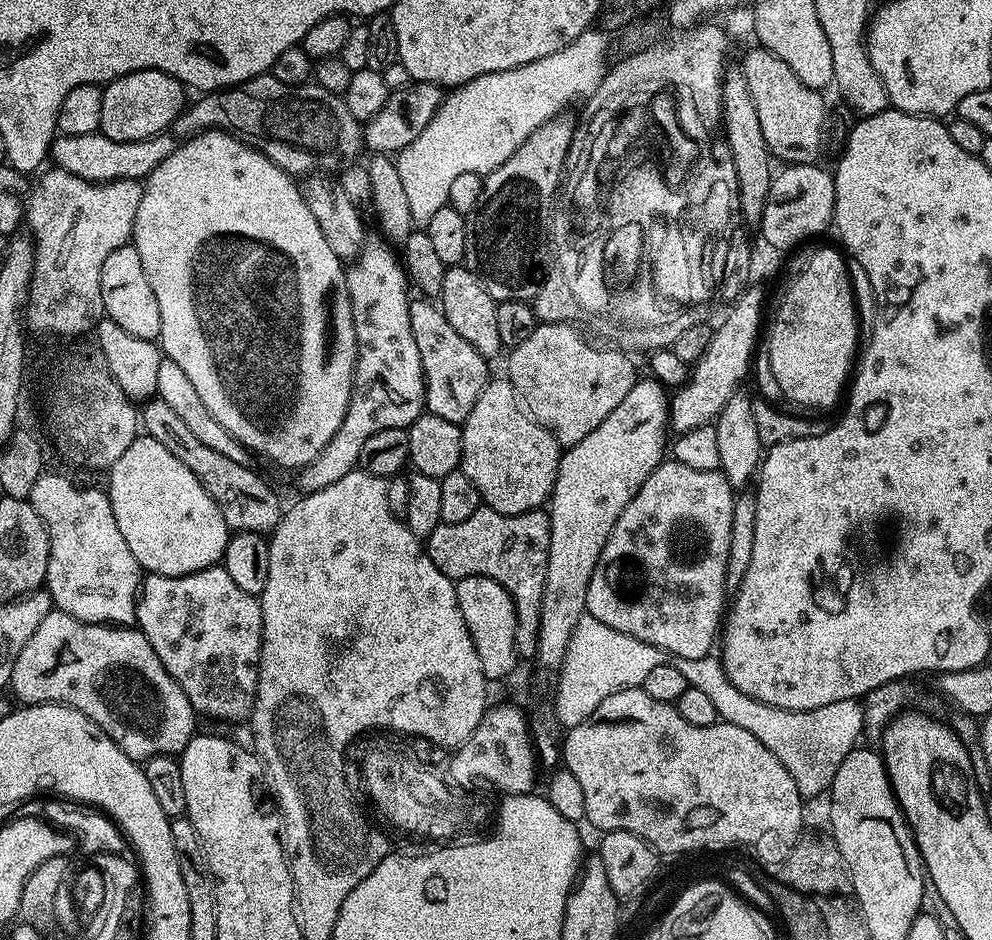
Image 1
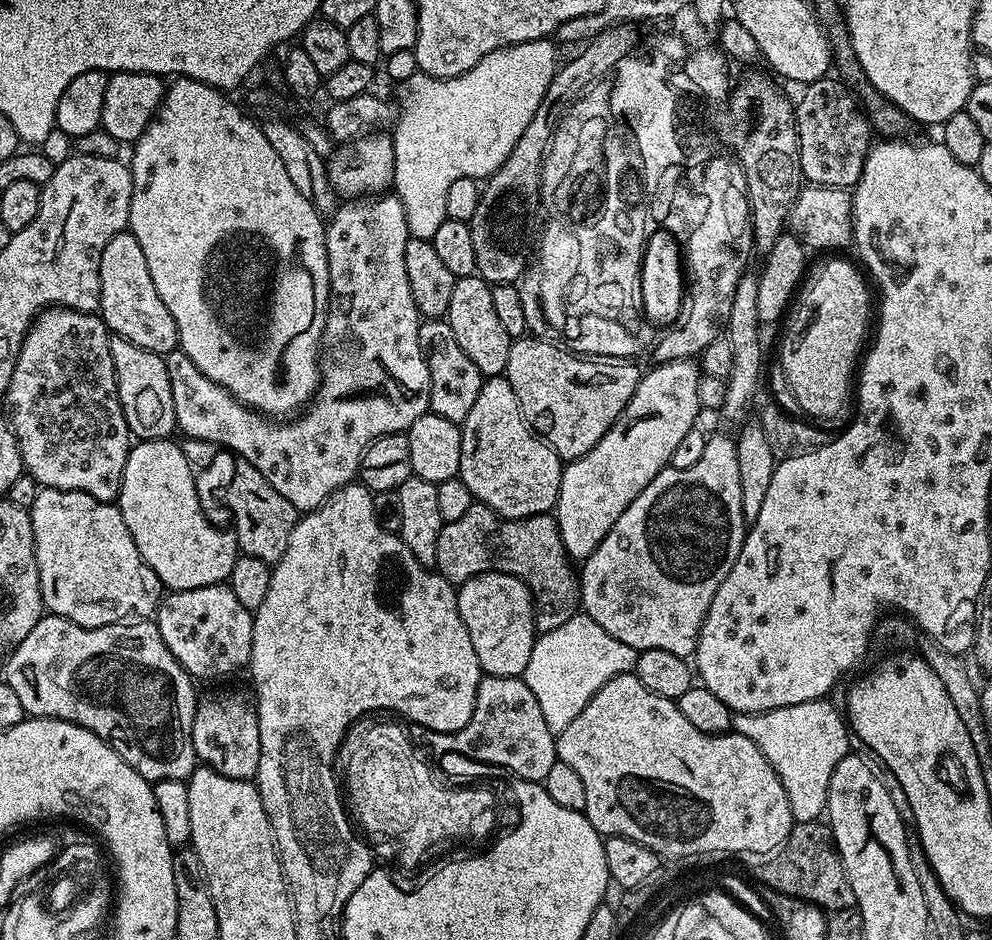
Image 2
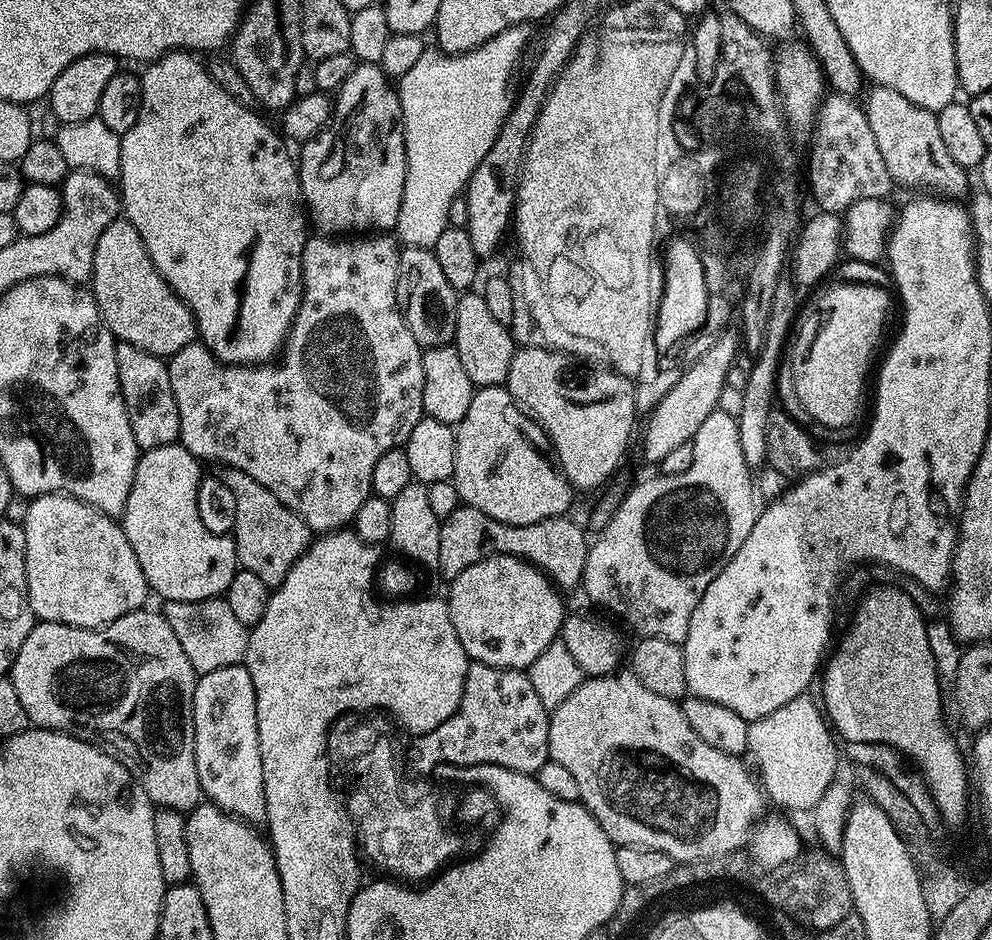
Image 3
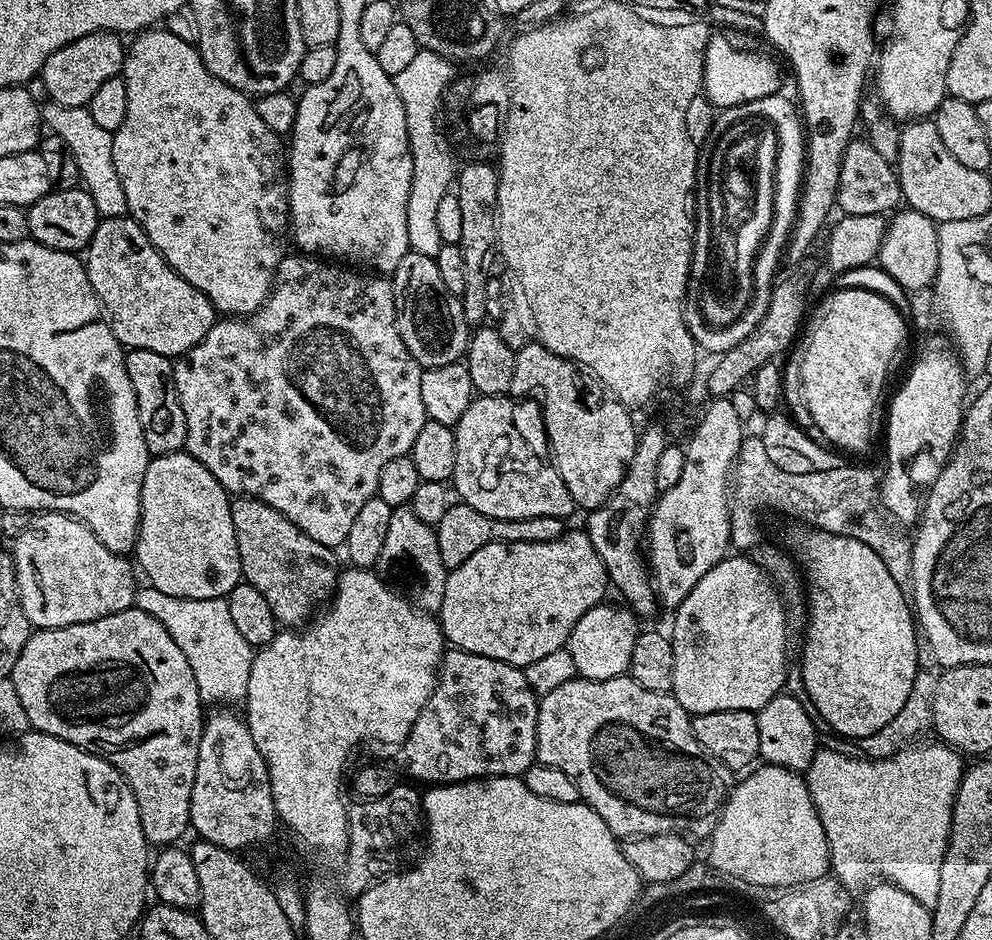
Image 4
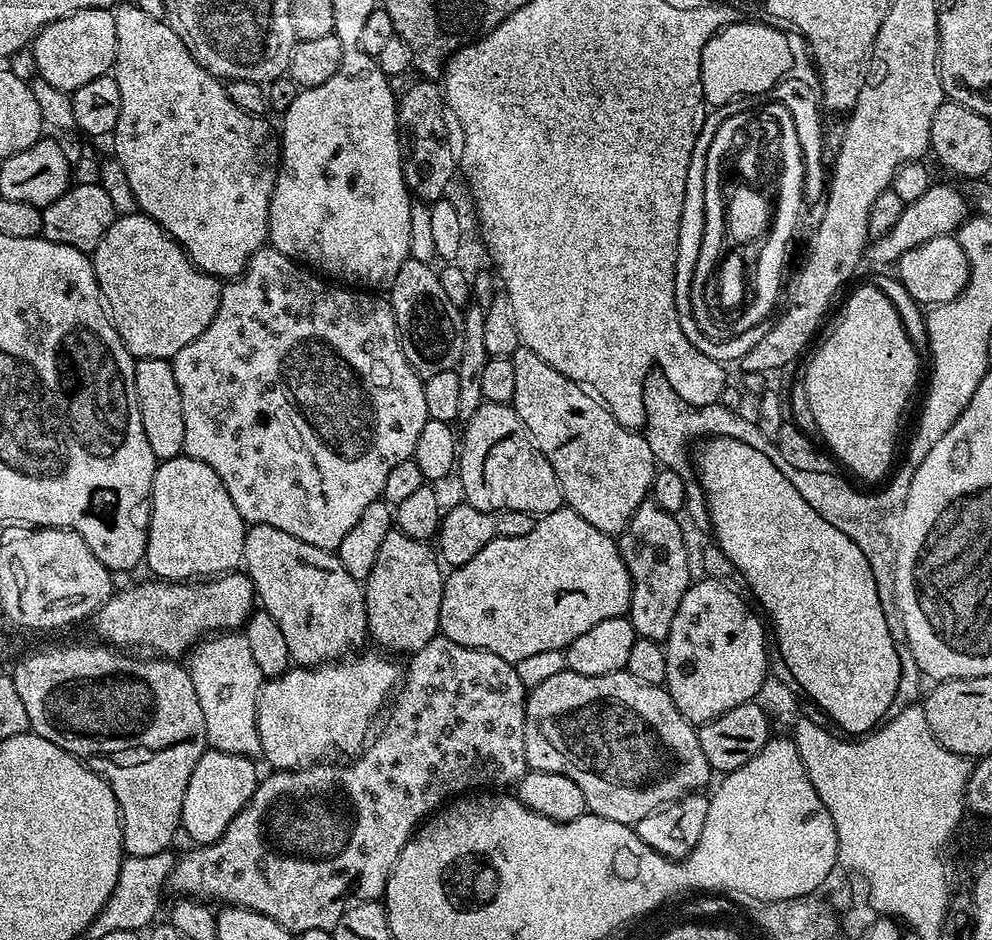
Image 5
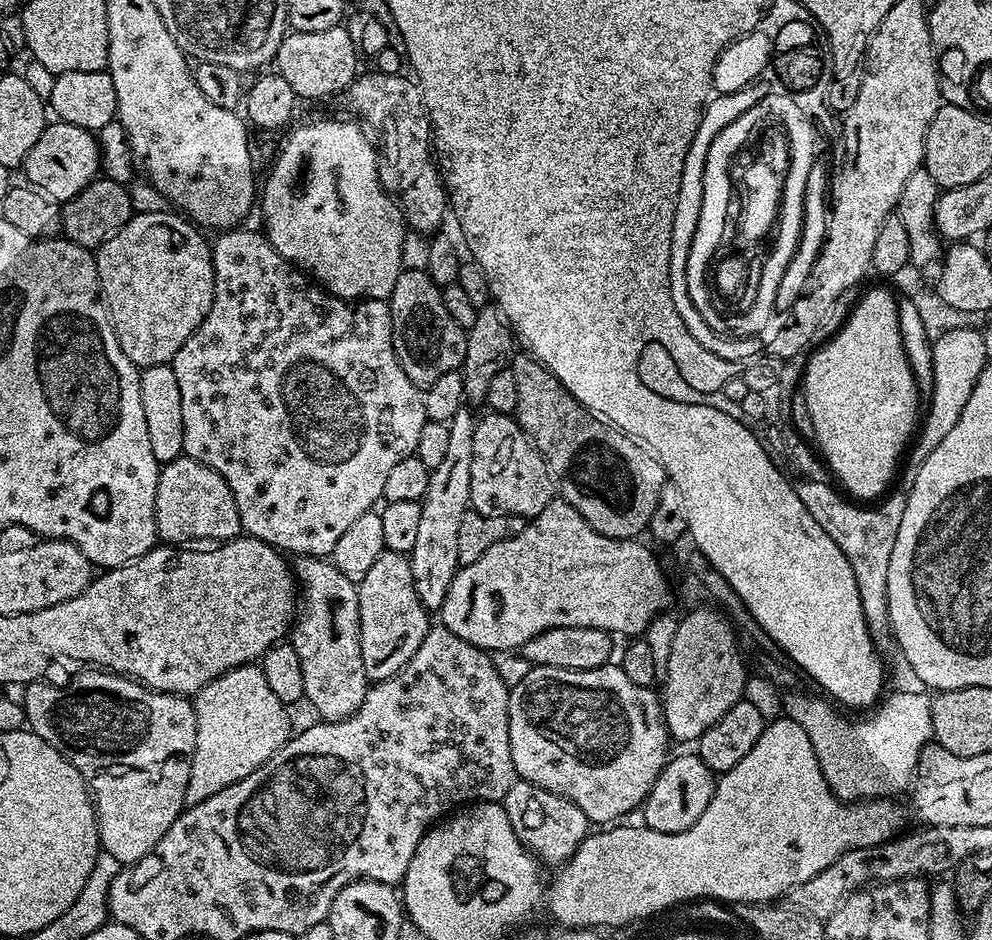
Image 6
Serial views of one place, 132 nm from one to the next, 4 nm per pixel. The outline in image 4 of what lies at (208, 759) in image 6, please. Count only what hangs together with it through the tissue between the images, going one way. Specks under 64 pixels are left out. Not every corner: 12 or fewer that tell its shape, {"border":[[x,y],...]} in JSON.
{"border":[[151,586],[134,606],[186,654],[208,706],[245,699],[254,650],[227,599]]}

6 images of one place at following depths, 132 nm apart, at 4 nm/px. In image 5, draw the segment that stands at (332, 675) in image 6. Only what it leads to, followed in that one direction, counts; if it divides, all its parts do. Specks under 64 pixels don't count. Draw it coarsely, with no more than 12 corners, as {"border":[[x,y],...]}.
{"border":[[251,525],[243,571],[293,661],[369,639],[361,581],[335,551]]}

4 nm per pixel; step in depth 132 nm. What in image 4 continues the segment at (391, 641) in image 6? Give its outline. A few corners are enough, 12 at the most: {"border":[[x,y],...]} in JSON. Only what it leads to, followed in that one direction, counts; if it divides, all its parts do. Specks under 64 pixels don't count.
{"border":[[393,508],[380,564],[439,613],[449,569],[433,525]]}

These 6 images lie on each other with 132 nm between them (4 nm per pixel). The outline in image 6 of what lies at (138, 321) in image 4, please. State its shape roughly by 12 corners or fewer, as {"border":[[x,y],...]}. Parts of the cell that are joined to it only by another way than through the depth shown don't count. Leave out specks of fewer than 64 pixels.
{"border":[[175,211],[95,249],[118,346],[171,364],[214,298],[212,249]]}

